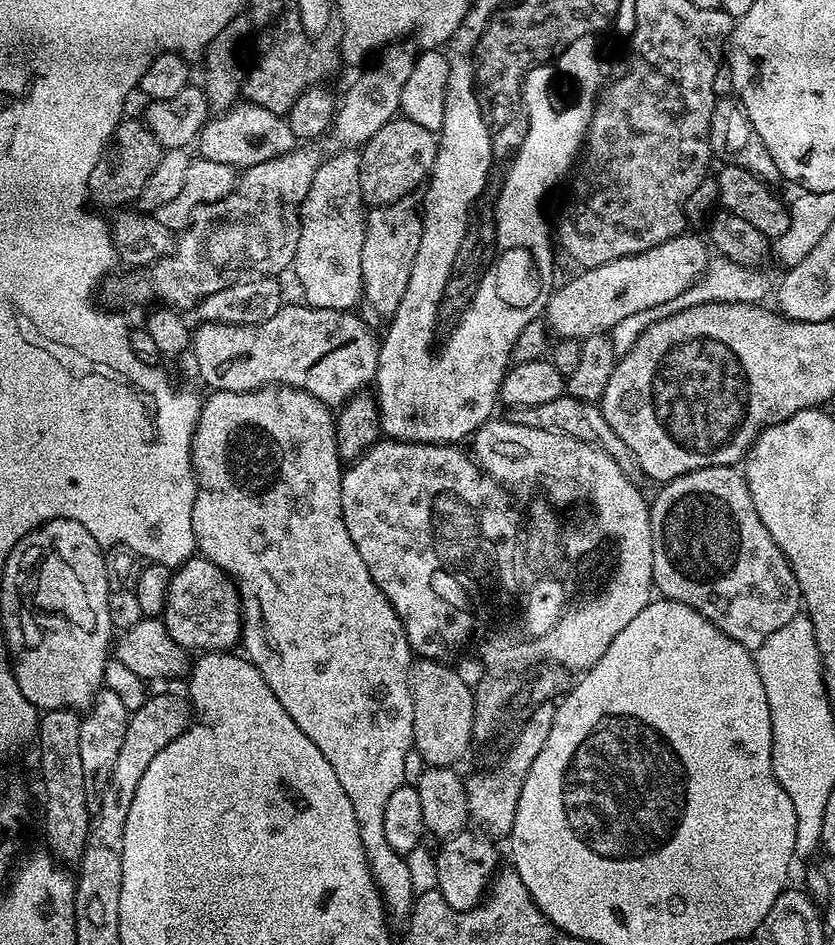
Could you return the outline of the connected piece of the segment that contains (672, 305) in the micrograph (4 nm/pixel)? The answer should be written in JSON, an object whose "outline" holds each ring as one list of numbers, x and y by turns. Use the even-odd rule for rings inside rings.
{"outline":[[721,255,709,259,708,266,703,275,682,294,676,298,670,298,666,302,661,302,657,306,647,307,646,310,638,310,637,313,630,314,629,317,622,318,621,322,615,324,610,330,610,335,616,354,621,356,627,353,638,337,652,326,654,322,658,322,662,318,672,317,684,309,713,303,761,303,767,292,769,295,770,284,768,288,765,276,758,271,760,270,757,267,732,262]]}

